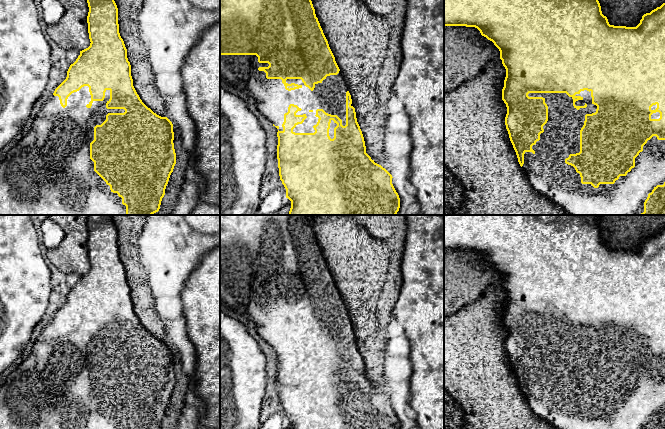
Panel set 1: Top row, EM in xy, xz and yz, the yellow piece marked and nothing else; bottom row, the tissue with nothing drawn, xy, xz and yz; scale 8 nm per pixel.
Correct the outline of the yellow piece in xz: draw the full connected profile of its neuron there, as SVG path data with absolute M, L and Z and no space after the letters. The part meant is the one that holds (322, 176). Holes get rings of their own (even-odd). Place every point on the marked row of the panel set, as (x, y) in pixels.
M220 0L220 79L243 87L256 101L261 116L273 124L277 132L279 176L291 201L288 215L396 215L400 198L392 184L392 175L366 153L355 108L335 57L329 47L311 0Z

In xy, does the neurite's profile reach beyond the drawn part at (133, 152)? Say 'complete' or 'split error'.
split error

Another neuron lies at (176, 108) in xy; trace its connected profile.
M182 94L168 97L165 99L165 106L167 118L179 127L183 147L190 153L188 166L184 170L185 181L194 183L199 195L204 191L206 182L195 167L196 125L187 111L186 98Z

